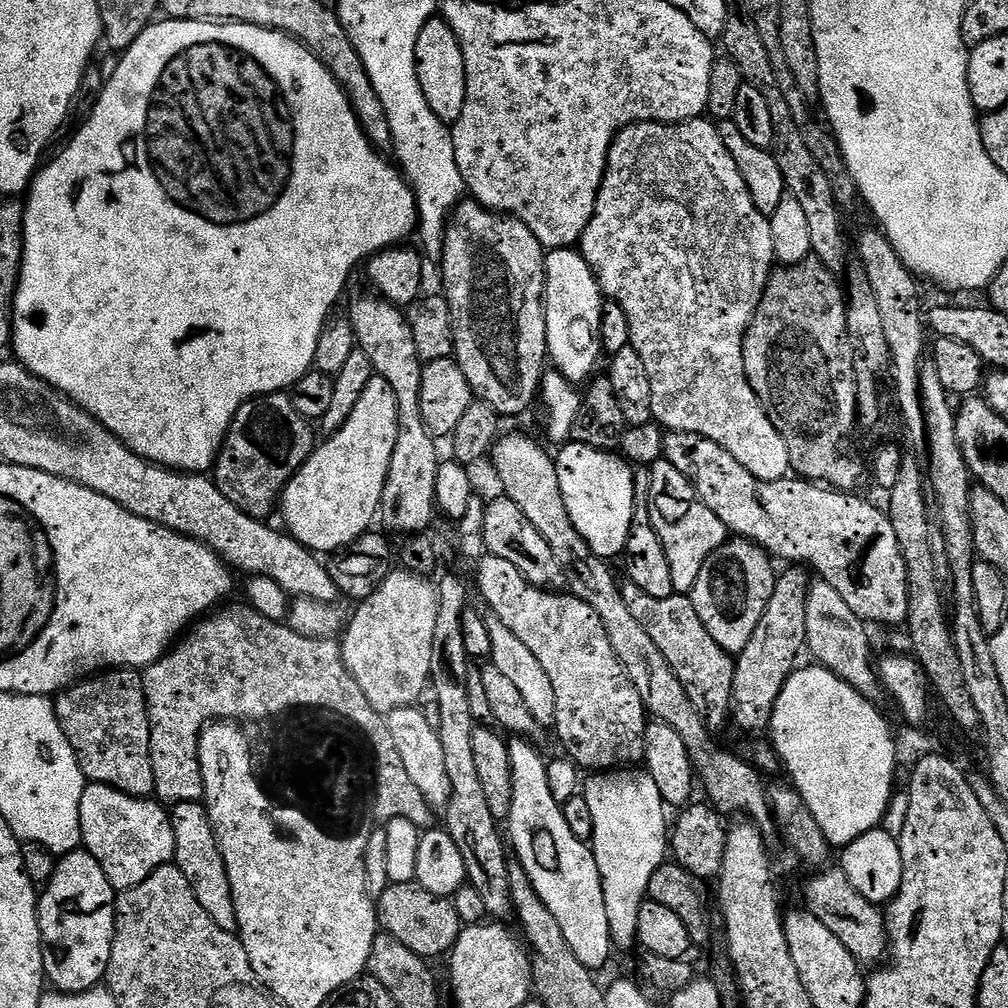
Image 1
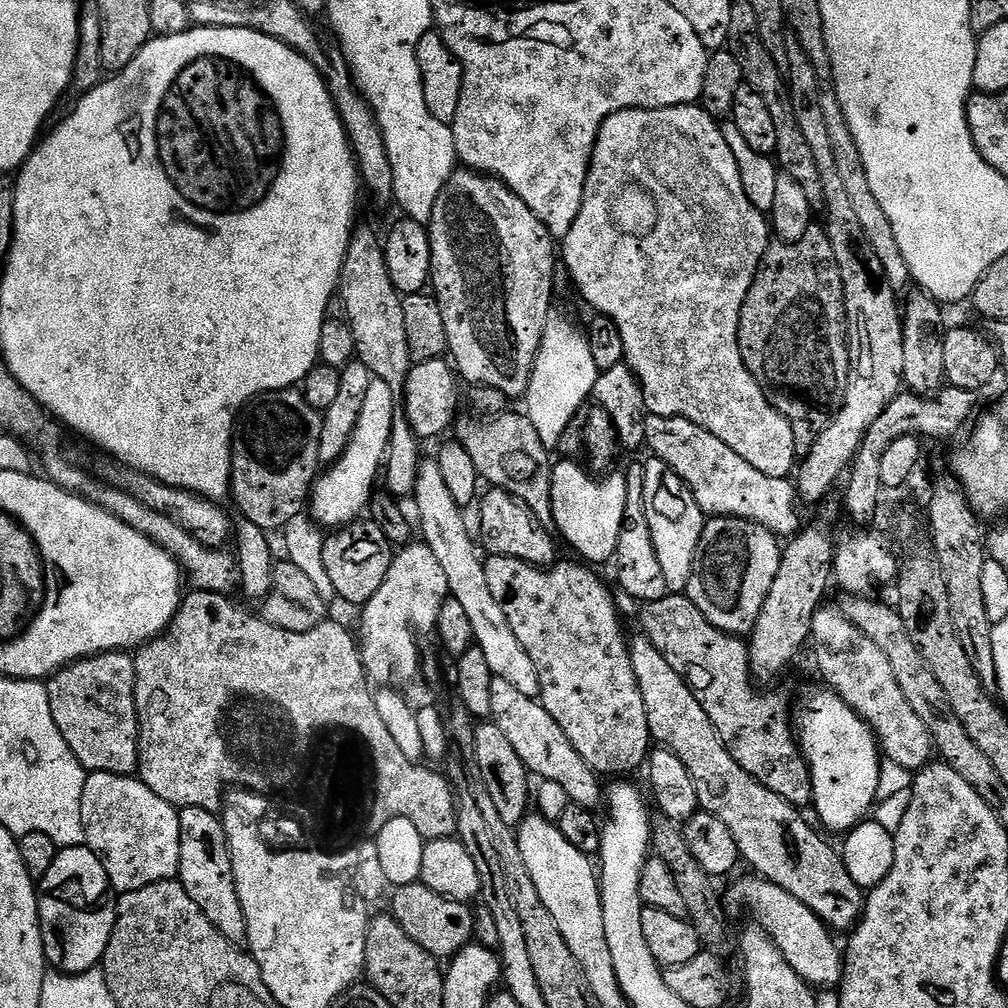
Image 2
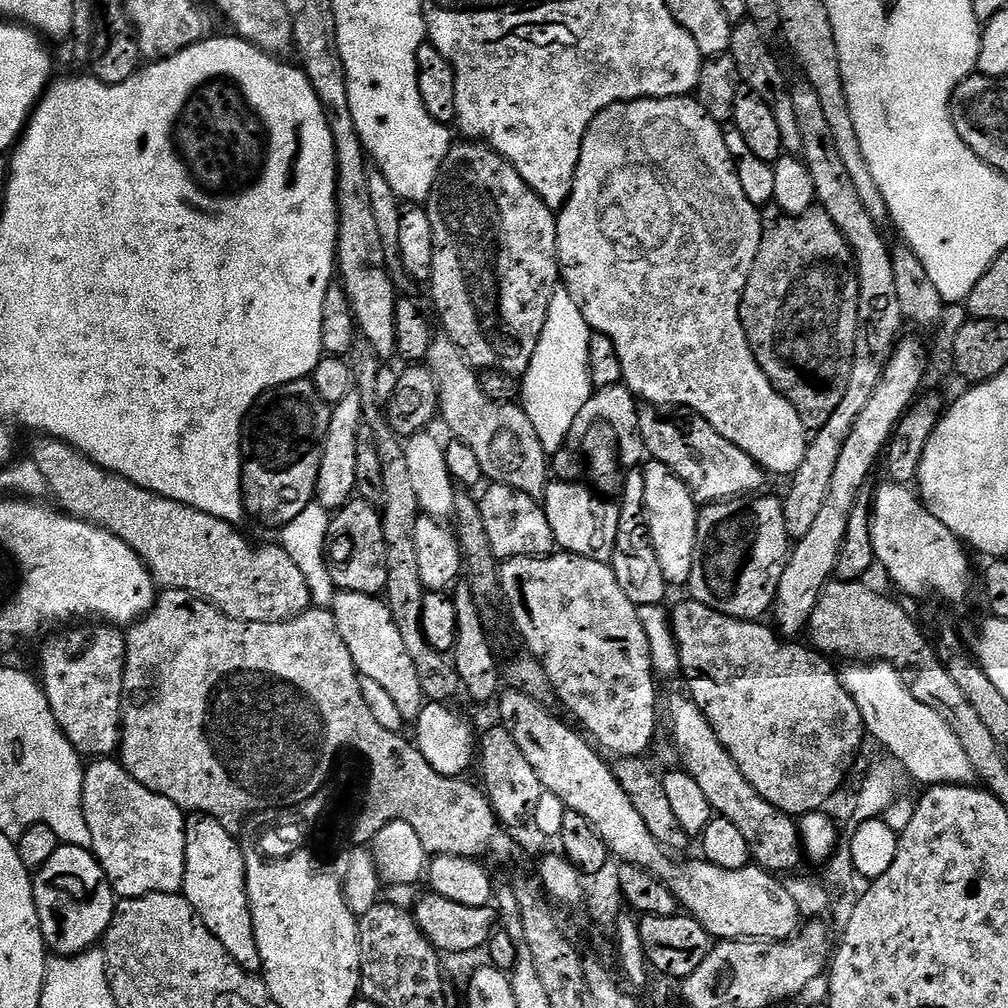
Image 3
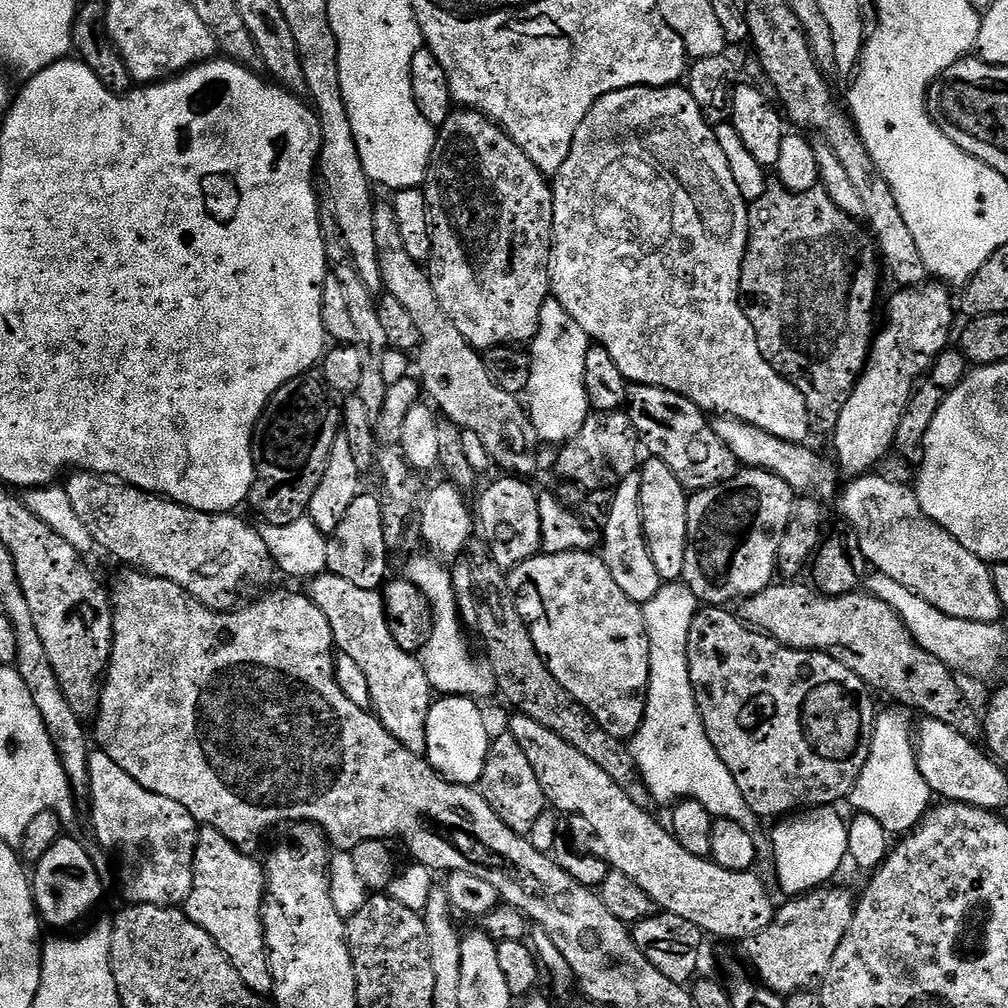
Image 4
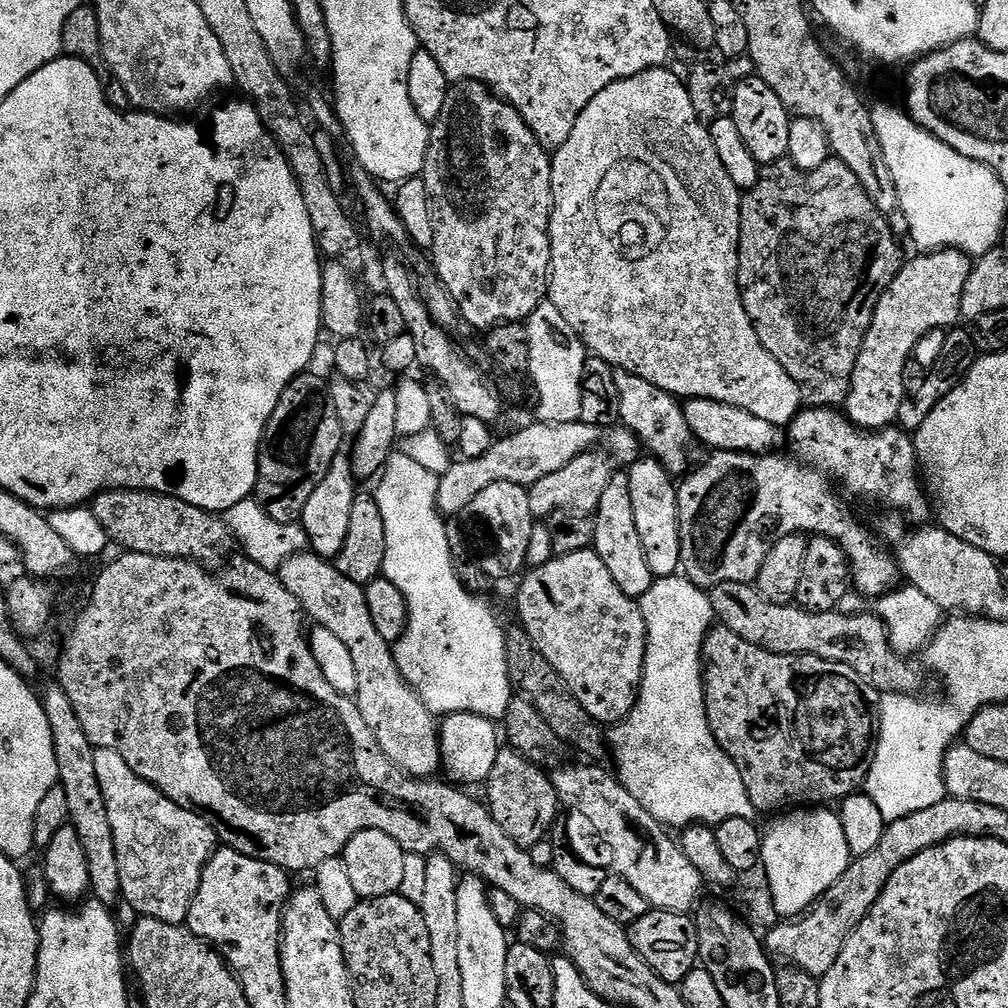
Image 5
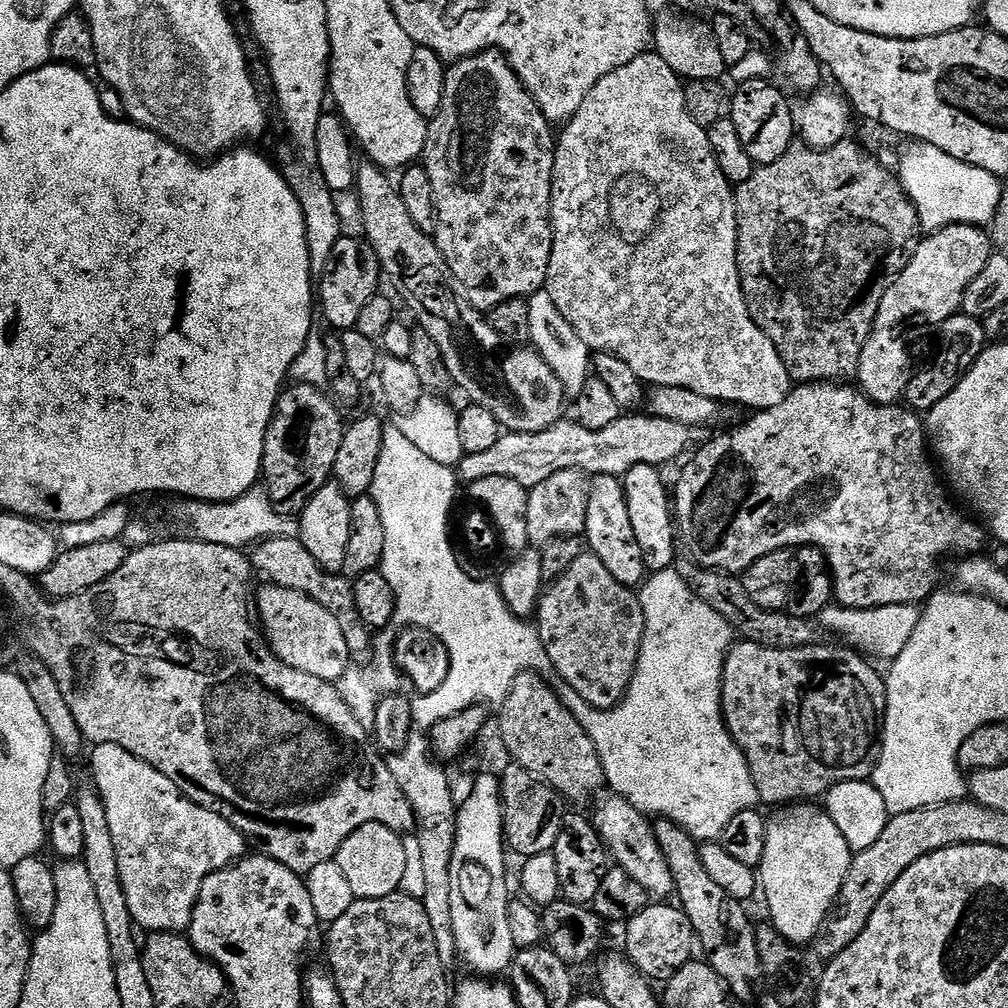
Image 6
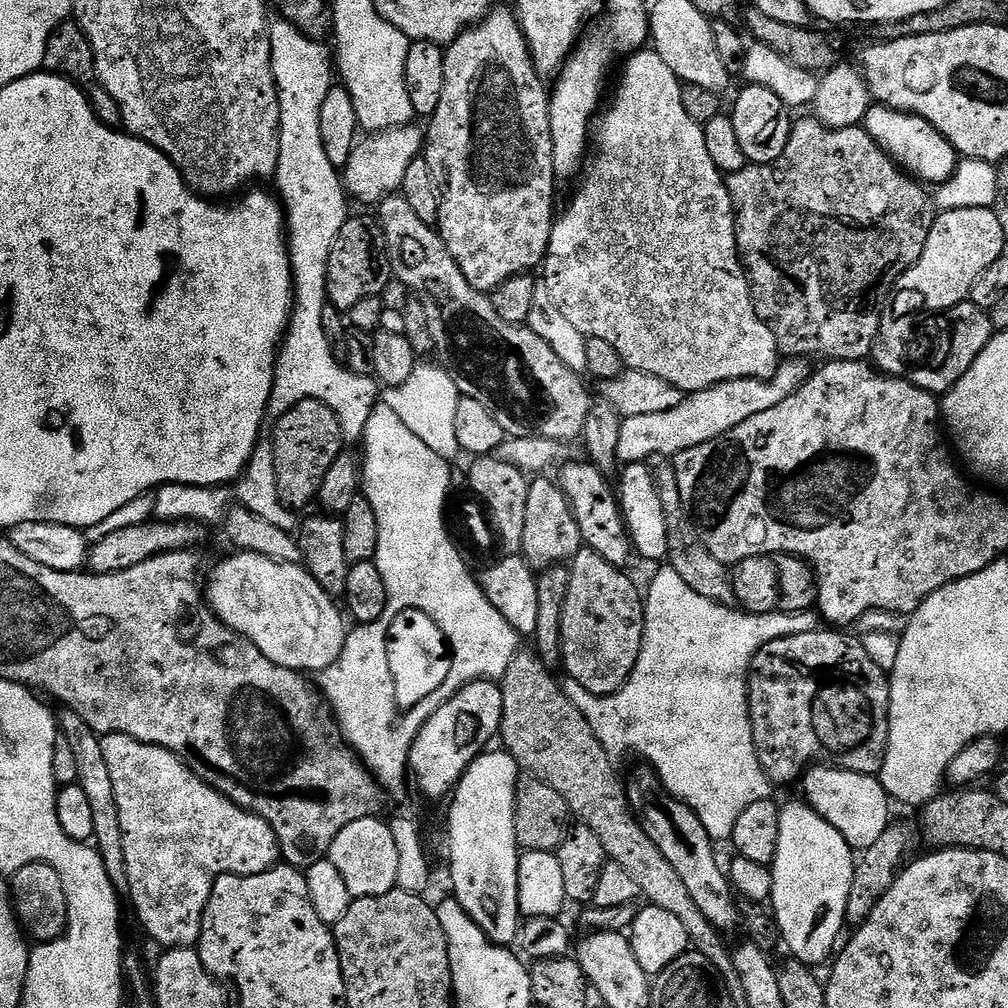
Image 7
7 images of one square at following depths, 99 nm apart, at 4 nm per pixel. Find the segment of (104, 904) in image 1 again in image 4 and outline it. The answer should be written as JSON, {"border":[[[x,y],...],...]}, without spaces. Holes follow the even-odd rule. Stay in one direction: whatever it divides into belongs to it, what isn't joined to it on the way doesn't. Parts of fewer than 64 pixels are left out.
{"border":[[[68,834],[61,835],[46,855],[34,866],[31,877],[32,896],[36,900],[36,910],[41,921],[48,924],[52,930],[72,930],[75,924],[80,924],[96,908],[100,895],[104,892],[104,884],[96,873],[96,864],[92,856],[76,840],[71,840]]]}

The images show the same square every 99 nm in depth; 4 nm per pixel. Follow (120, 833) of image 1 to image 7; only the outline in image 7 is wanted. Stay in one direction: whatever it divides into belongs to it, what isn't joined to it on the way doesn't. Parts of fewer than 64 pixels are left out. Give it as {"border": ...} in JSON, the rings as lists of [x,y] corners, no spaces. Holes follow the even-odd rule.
{"border":[[[114,734],[103,737],[100,741],[102,755],[106,757],[106,767],[110,770],[110,783],[114,786],[114,802],[118,804],[118,819],[122,822],[122,850],[126,852],[126,874],[130,878],[130,903],[140,919],[140,924],[145,928],[146,936],[156,939],[165,949],[187,948],[195,945],[200,938],[200,927],[206,906],[210,902],[210,894],[214,890],[214,882],[220,876],[253,876],[262,874],[266,870],[275,868],[281,859],[280,843],[276,841],[274,830],[262,818],[253,812],[240,808],[232,800],[227,800],[217,788],[211,788],[202,778],[195,776],[185,761],[165,748],[159,748],[146,742],[138,742],[126,734]]]}

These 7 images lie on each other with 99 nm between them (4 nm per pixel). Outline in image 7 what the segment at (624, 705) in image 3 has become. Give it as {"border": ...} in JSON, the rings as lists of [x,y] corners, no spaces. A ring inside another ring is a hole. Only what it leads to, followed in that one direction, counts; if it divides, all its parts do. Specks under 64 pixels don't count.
{"border":[[[581,548],[570,561],[570,591],[562,610],[560,658],[562,668],[591,696],[609,696],[630,678],[638,662],[644,637],[642,592],[627,575],[589,548]]]}

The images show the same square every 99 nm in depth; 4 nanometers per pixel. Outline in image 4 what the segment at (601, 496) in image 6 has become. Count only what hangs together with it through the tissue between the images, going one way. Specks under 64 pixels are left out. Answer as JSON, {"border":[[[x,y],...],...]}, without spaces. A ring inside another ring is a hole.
{"border":[[[639,471],[631,472],[619,477],[616,493],[612,496],[612,505],[608,508],[608,517],[604,520],[604,536],[602,532],[602,558],[614,574],[614,582],[618,582],[622,594],[634,603],[644,605],[658,594],[662,581],[658,569],[654,567],[654,558],[650,558],[648,540],[644,536],[644,523],[642,522],[642,478]]]}

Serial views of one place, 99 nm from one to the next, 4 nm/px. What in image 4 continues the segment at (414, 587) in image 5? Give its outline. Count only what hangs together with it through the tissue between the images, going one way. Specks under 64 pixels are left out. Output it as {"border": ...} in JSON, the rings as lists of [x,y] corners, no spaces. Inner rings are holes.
{"border":[[[435,555],[416,556],[408,564],[407,579],[412,581],[432,607],[434,626],[430,634],[430,642],[426,642],[422,653],[422,663],[433,689],[444,696],[469,696],[481,698],[497,691],[496,678],[487,659],[472,656],[472,648],[464,637],[466,628],[461,624],[459,606],[456,605],[455,590],[452,588],[452,573],[443,568]]]}

